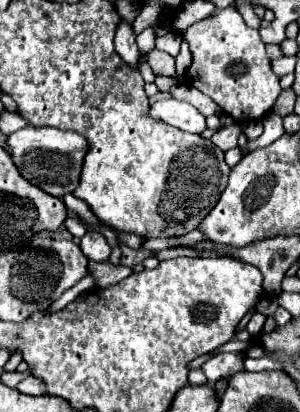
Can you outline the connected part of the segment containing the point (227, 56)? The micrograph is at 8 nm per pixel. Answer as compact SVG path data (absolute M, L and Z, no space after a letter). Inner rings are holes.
M219 10L191 24L181 36L193 54L193 64L185 72L189 86L199 88L235 120L261 118L273 108L281 92L279 78L271 72L271 60L259 32L245 24L239 10Z

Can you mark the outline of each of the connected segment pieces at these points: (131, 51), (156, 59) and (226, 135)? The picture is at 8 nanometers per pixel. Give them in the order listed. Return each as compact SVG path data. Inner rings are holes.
M119 22L117 34L115 34L115 50L119 56L132 67L138 67L139 48L137 48L137 36L133 32L133 26L129 22Z
M153 48L147 54L147 62L149 62L155 76L177 76L175 74L175 58L169 56L167 52L161 52L161 50Z
M233 123L227 127L216 131L210 140L223 151L238 147L238 138L242 133L242 128L239 124Z

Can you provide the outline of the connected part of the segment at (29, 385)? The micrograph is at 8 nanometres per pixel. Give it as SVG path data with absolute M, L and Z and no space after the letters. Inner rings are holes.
M27 376L23 382L17 384L17 390L23 394L31 394L31 396L41 396L45 394L45 382L37 380L35 376Z

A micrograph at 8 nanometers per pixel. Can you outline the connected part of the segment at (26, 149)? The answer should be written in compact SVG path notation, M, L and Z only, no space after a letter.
M25 126L13 134L7 136L7 148L11 150L11 158L21 172L25 180L31 184L39 186L51 196L63 198L63 194L73 192L75 186L79 184L79 174L81 174L81 164L87 152L87 142L81 134L77 132L67 132L67 130L57 130L57 128L35 128L35 126Z

